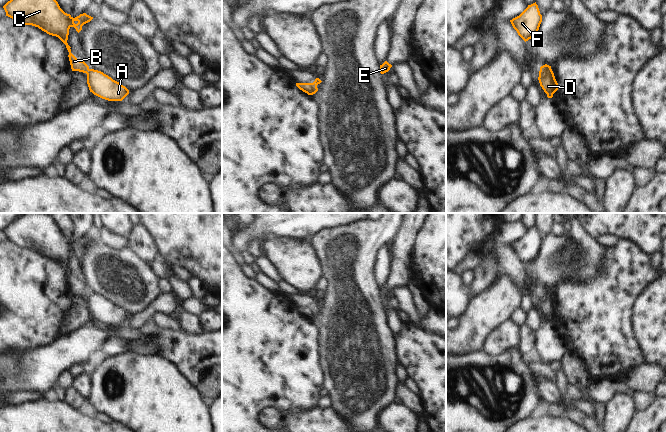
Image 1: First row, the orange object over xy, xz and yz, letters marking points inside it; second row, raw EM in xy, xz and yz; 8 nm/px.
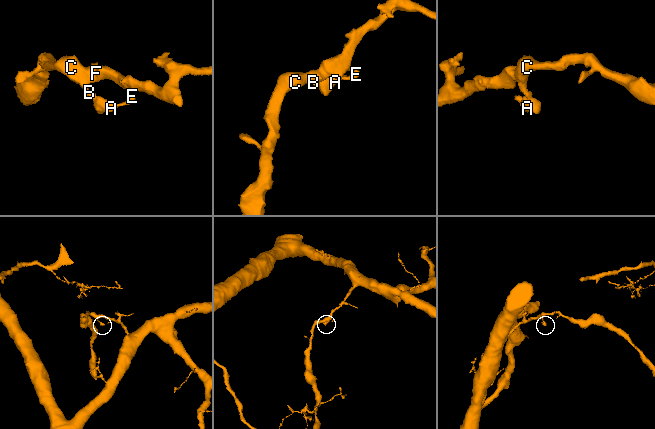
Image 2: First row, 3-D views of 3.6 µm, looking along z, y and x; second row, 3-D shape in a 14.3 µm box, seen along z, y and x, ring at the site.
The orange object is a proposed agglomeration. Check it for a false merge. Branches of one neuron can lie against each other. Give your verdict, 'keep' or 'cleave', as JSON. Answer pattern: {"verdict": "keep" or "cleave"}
{"verdict": "cleave"}

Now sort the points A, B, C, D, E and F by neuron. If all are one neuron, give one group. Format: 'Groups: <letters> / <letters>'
Groups: A D E / B C F

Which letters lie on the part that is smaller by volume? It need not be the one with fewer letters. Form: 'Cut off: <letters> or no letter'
Cut off: A, D, E

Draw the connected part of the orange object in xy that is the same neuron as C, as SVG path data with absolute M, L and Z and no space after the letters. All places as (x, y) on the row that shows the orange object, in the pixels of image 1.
M10 0L3 8L6 16L21 24L38 27L47 34L58 37L69 52L68 57L72 71L87 74L89 66L71 53L71 47L67 40L71 27L74 27L79 33L82 26L90 22L93 17L83 13L73 18L60 8L56 0Z

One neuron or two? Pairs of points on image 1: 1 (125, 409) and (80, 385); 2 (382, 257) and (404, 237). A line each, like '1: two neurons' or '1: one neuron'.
1: two neurons
2: two neurons

